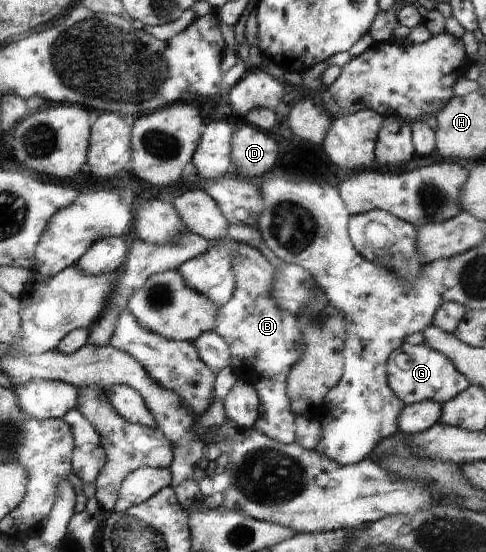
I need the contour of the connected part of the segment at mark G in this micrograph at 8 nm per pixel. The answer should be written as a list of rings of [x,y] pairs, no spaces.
[[[405,343],[388,360],[388,382],[396,396],[406,405],[422,401],[446,403],[470,386],[468,378],[456,369],[445,354],[428,345]]]

